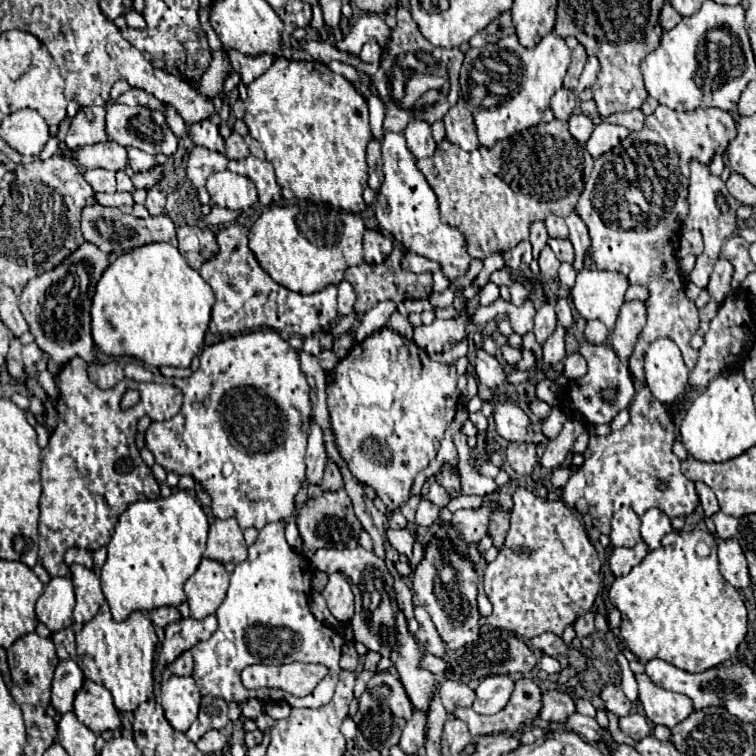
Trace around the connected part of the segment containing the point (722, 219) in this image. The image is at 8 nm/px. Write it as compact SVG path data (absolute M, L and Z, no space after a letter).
M696 159L690 161L688 193L689 211L688 217L683 221L682 230L700 229L704 235L704 253L696 258L695 266L690 273L690 282L698 285L700 289L706 289L714 263L720 257L722 245L736 229L736 207L738 205L736 205L736 199L730 197L726 183L718 175L712 175L708 165Z

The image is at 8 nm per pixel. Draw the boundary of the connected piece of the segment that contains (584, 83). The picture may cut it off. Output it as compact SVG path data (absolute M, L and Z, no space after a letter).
M588 57L586 67L584 67L582 75L580 75L576 91L581 92L586 87L592 87L594 81L596 81L596 73L598 73L598 59L596 57Z

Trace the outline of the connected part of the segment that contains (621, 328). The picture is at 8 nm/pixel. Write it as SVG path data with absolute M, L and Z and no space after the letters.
M624 301L624 305L618 313L618 319L616 319L616 327L610 333L610 343L622 363L628 361L628 357L634 349L636 337L640 335L644 323L646 323L644 301Z

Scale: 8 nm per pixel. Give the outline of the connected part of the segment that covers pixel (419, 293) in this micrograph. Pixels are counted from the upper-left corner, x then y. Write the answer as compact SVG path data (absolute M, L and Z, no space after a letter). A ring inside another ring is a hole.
M394 248L391 254L384 260L382 265L368 265L368 263L362 263L358 267L348 267L346 269L346 275L344 279L352 283L356 295L358 295L358 301L354 305L354 311L358 315L366 313L368 309L372 309L372 305L376 305L378 301L370 301L370 299L378 299L374 295L380 295L380 299L394 299L394 301L406 301L406 299L428 299L432 295L432 279L430 279L430 273L422 273L422 275L416 275L408 269L402 267L401 261L403 259L404 252L402 250ZM370 287L374 289L380 289L378 291L370 291Z

